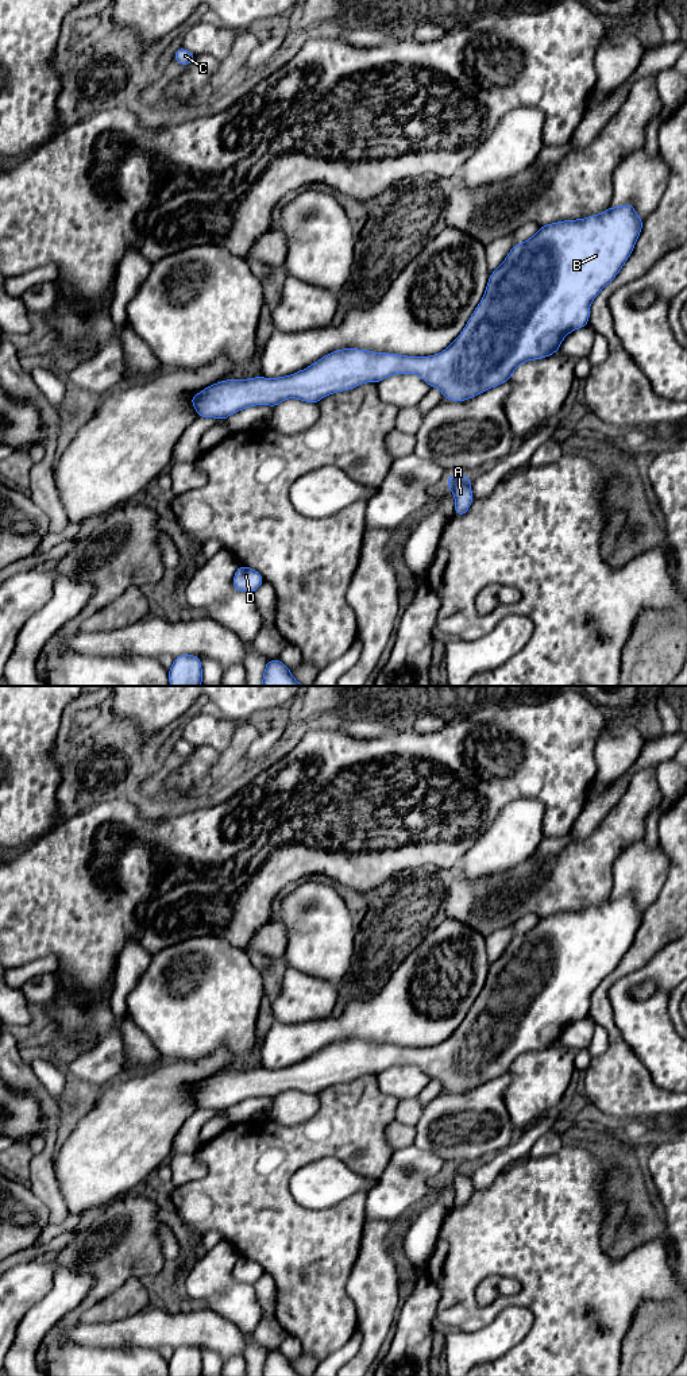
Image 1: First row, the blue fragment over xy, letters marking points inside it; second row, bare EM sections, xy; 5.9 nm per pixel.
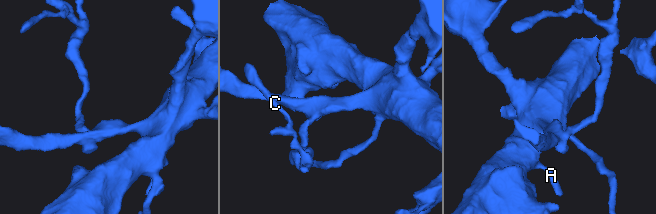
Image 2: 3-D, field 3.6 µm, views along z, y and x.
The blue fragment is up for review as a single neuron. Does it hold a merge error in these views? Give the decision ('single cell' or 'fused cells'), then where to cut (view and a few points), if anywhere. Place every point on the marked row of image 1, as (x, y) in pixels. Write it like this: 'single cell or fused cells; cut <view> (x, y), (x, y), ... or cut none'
single cell; cut none

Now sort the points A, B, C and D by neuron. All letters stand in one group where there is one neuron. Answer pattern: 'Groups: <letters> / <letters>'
Groups: A B C D

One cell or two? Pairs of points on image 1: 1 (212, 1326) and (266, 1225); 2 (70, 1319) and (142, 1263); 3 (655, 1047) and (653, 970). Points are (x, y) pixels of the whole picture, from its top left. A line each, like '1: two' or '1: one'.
1: two
2: one
3: one

